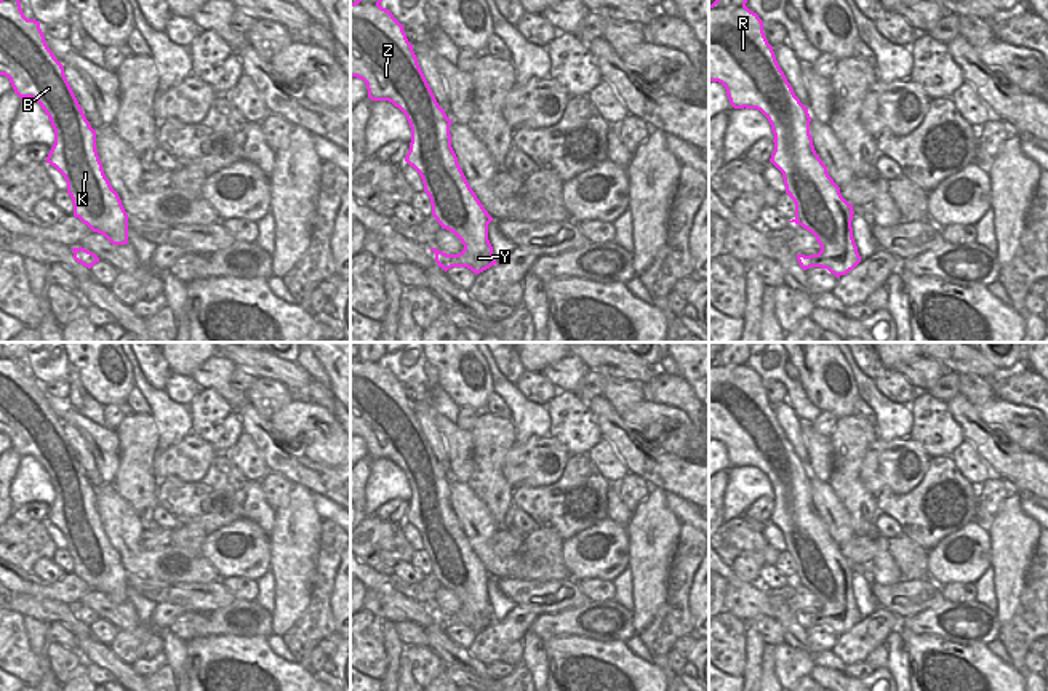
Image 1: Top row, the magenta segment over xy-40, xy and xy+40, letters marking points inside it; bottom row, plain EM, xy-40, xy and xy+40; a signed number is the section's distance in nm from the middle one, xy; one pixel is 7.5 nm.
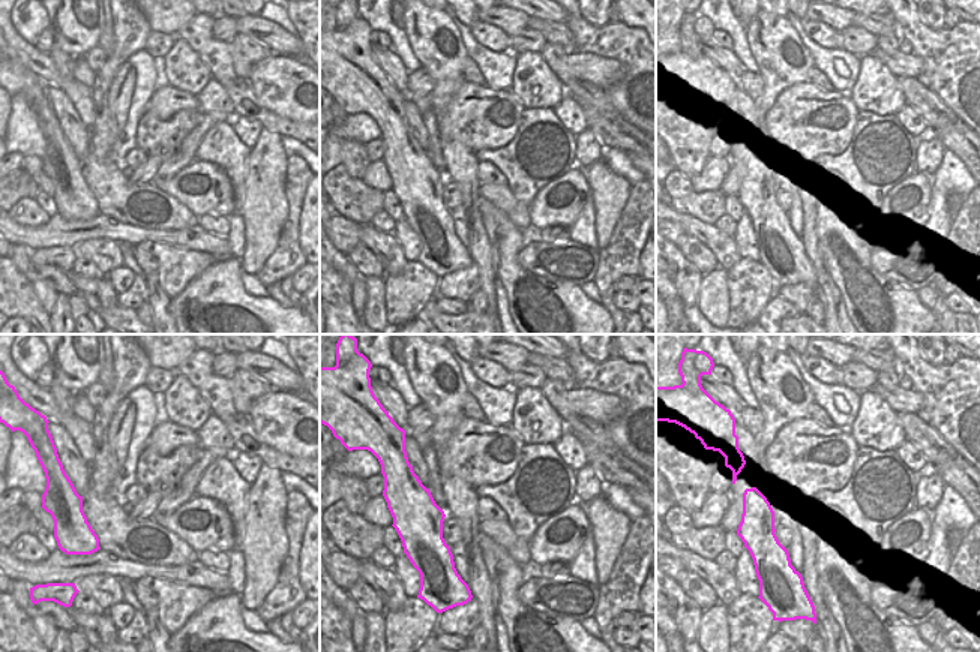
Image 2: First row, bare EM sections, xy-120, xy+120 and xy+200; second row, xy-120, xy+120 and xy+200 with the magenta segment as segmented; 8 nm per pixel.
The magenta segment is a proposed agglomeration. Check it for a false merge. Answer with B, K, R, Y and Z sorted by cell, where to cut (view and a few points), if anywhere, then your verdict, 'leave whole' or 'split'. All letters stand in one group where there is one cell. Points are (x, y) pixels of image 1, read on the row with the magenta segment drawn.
B K R Y Z | no cut | leave whole

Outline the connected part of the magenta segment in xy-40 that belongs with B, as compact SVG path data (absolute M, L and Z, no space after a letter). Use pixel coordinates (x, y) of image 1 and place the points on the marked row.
M0 0L0 75L10 78L21 99L32 98L48 115L54 144L46 163L64 176L74 216L112 245L126 245L128 214L104 174L96 130L48 48L40 22L24 16L19 0Z

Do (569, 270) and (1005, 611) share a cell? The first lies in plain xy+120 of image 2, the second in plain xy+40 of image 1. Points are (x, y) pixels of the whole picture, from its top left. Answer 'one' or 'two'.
two

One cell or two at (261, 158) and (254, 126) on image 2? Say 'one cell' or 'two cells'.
two cells

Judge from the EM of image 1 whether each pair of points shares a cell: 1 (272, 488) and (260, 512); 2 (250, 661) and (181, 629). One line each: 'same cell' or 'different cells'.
1: different cells
2: different cells

